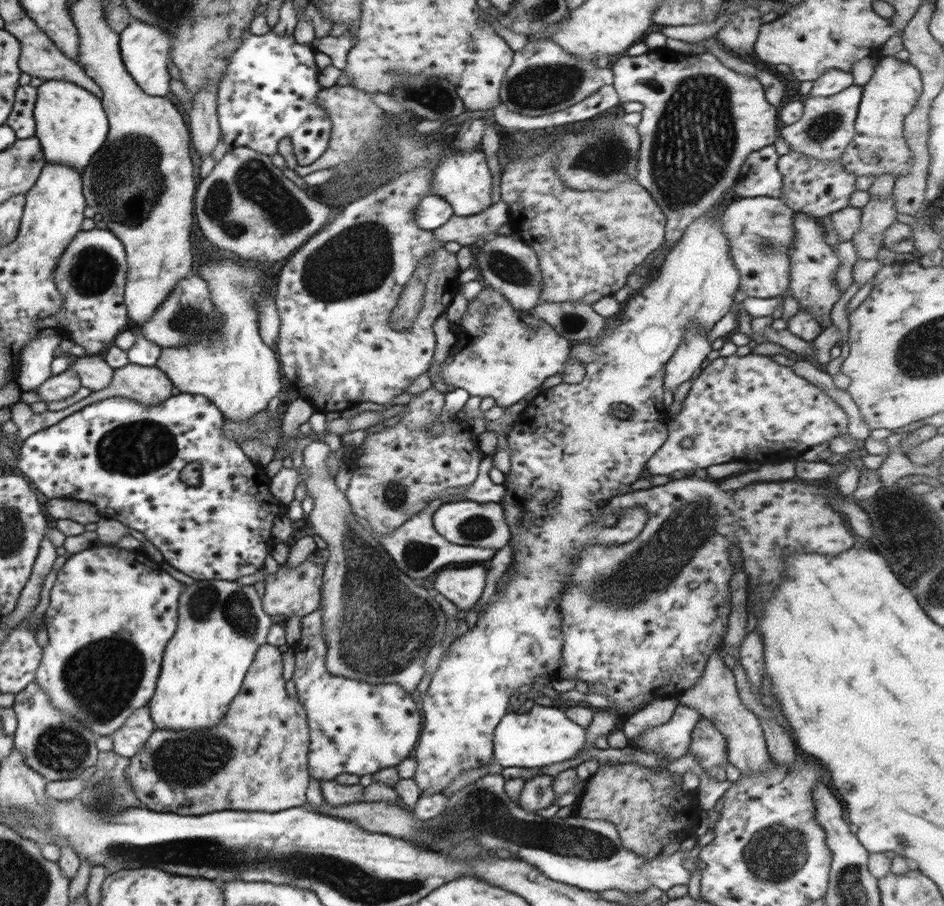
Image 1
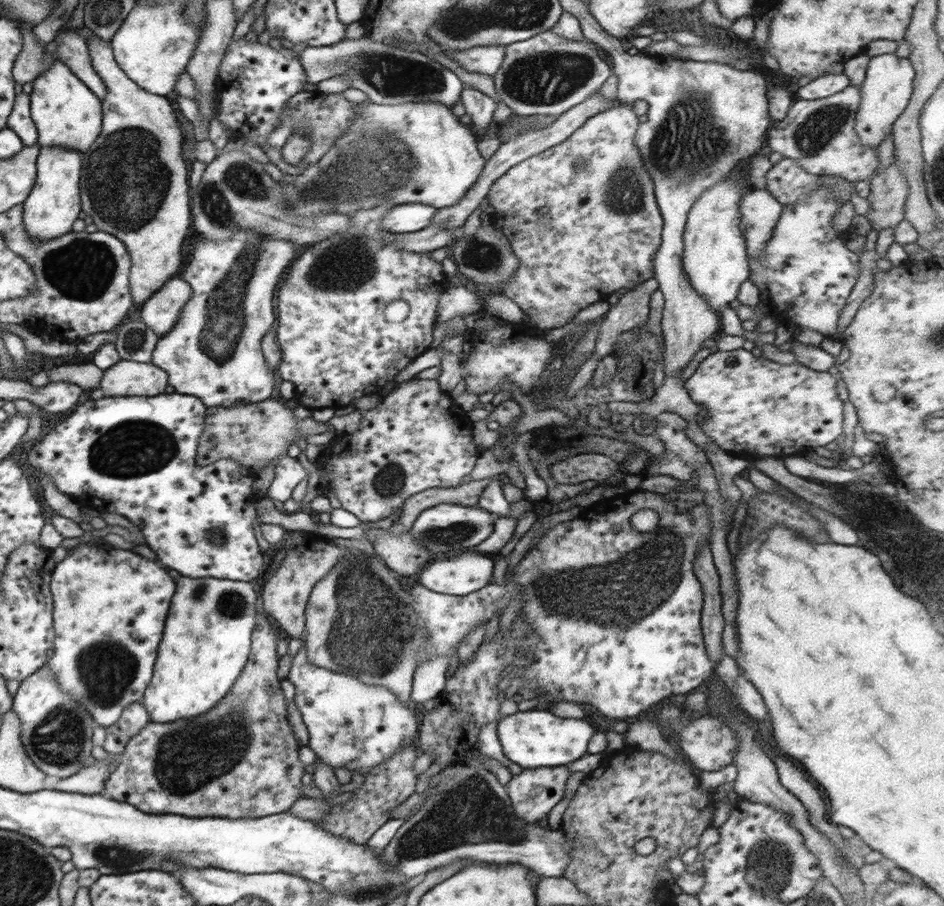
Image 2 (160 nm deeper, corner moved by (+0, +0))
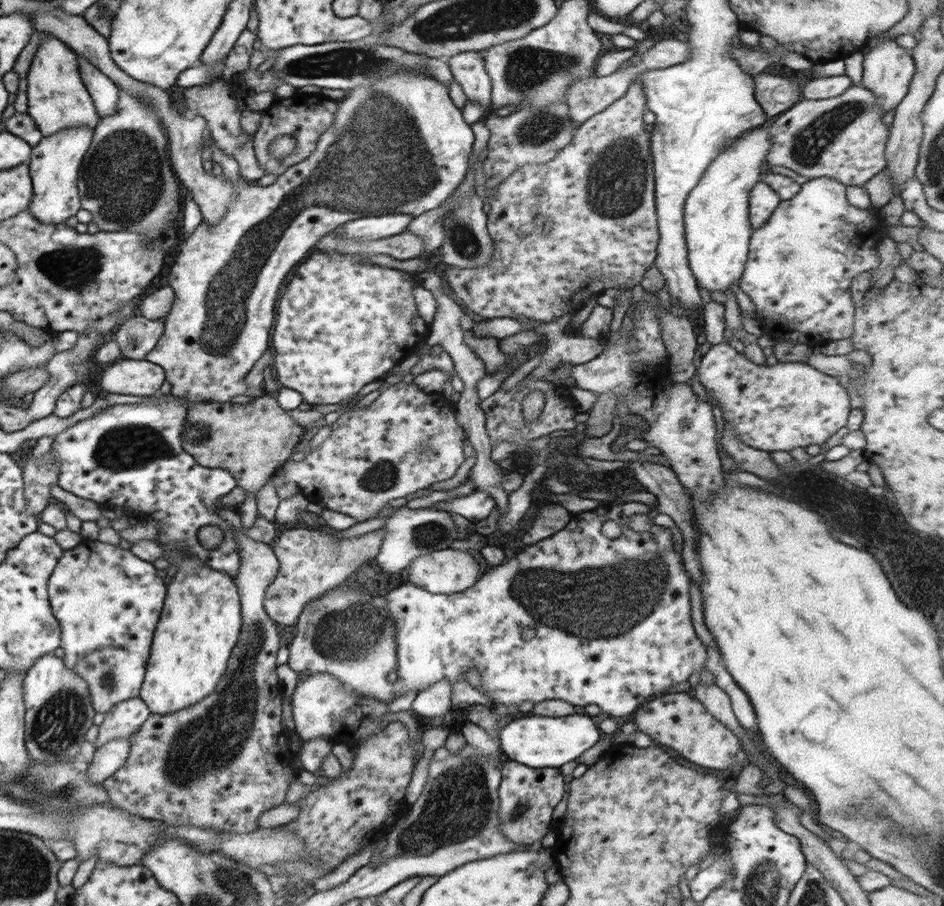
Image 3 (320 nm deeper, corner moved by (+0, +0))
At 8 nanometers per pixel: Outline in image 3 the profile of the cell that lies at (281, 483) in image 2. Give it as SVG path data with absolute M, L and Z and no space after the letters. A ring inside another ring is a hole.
M409 379L382 388L378 398L371 404L352 407L351 411L344 412L336 422L330 424L331 434L320 446L313 448L303 461L284 463L278 469L283 476L281 486L292 482L307 495L309 502L322 502L328 510L352 516L359 522L368 520L391 500L427 489L434 482L448 480L456 474L466 459L463 450L468 441L455 414L454 403L440 392L425 393Z

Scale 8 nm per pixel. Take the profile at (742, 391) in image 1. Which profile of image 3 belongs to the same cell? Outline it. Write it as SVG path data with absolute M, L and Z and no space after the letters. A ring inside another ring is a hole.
M726 342L716 343L712 345L708 352L702 356L702 361L697 368L698 378L694 383L697 390L703 395L707 392L710 392L712 395L707 395L708 400L712 400L713 398L718 401L719 406L723 410L723 418L725 420L725 427L730 427L735 433L736 436L742 441L745 442L748 446L761 449L761 450L784 450L789 452L793 448L807 447L812 444L817 444L822 446L828 438L830 438L837 430L840 428L844 428L847 423L848 414L851 410L849 403L849 394L846 389L844 389L836 379L836 377L830 376L829 374L824 374L819 370L816 370L816 367L810 366L808 363L802 362L780 362L775 365L769 366L763 364L758 365L746 359L744 355L740 355L732 346L730 346Z

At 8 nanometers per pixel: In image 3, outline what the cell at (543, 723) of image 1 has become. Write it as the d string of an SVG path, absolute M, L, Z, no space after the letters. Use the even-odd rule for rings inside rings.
M580 714L562 716L562 718L530 716L514 720L506 728L503 727L499 731L499 740L504 759L536 769L559 768L566 762L578 758L580 754L584 754L588 748L592 748L600 740L600 729L596 728L590 716L580 716Z

